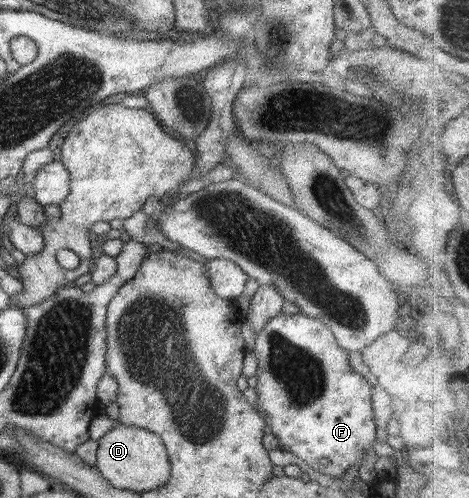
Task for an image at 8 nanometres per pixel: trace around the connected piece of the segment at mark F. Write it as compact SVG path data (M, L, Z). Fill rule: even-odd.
M282 309L276 312L275 315L272 315L269 319L266 319L265 323L260 327L260 330L255 334L252 353L257 360L257 369L255 372L257 383L255 385L255 390L258 399L255 407L265 416L270 432L280 441L279 448L293 454L294 458L296 457L302 462L305 462L307 466L314 471L317 471L320 474L328 474L328 476L334 478L342 477L348 467L359 464L360 460L364 457L364 454L371 449L371 446L375 441L374 415L373 410L370 407L370 384L360 375L360 373L355 372L350 365L348 365L349 352L336 342L332 331L323 321L309 317L302 312L288 314ZM322 458L328 461L326 466L318 464L318 460Z

